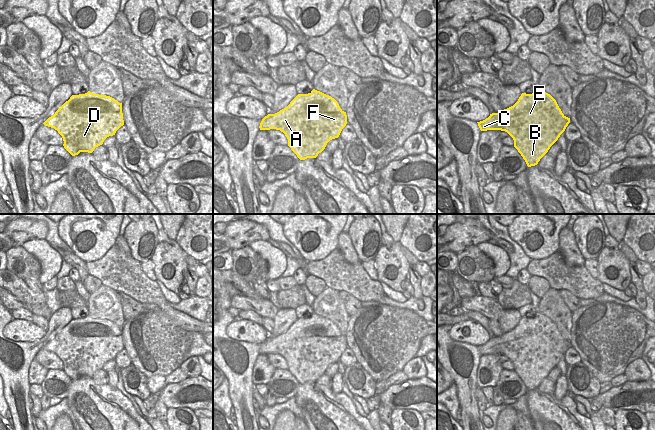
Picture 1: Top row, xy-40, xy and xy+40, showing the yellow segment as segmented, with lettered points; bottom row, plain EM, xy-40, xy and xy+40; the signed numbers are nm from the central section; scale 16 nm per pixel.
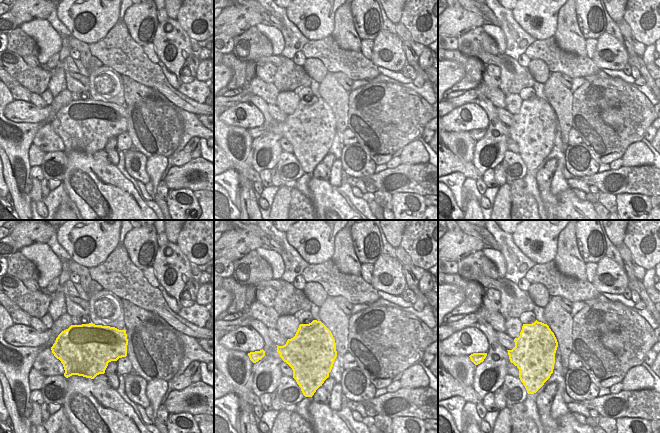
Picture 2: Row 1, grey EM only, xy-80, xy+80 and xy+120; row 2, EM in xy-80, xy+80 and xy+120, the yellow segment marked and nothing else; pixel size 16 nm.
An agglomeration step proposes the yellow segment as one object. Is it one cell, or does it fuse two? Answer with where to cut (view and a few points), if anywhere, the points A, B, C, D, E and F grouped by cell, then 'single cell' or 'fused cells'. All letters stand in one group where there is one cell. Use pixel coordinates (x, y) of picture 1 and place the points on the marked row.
no cut | A B C D E F | single cell

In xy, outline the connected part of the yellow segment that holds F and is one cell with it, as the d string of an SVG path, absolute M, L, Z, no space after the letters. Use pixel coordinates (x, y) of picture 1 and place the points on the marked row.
M313 89L308 94L298 94L279 112L265 116L259 128L283 132L291 150L305 160L316 158L330 140L339 137L346 124L346 112L338 102Z

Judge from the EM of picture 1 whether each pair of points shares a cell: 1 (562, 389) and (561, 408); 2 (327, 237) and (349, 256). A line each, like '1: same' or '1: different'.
1: different
2: different

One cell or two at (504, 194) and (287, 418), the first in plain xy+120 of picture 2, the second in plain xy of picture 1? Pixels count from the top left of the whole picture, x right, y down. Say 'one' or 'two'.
one

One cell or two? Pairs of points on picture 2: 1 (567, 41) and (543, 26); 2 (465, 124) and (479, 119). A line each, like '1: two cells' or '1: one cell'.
1: two cells
2: one cell

